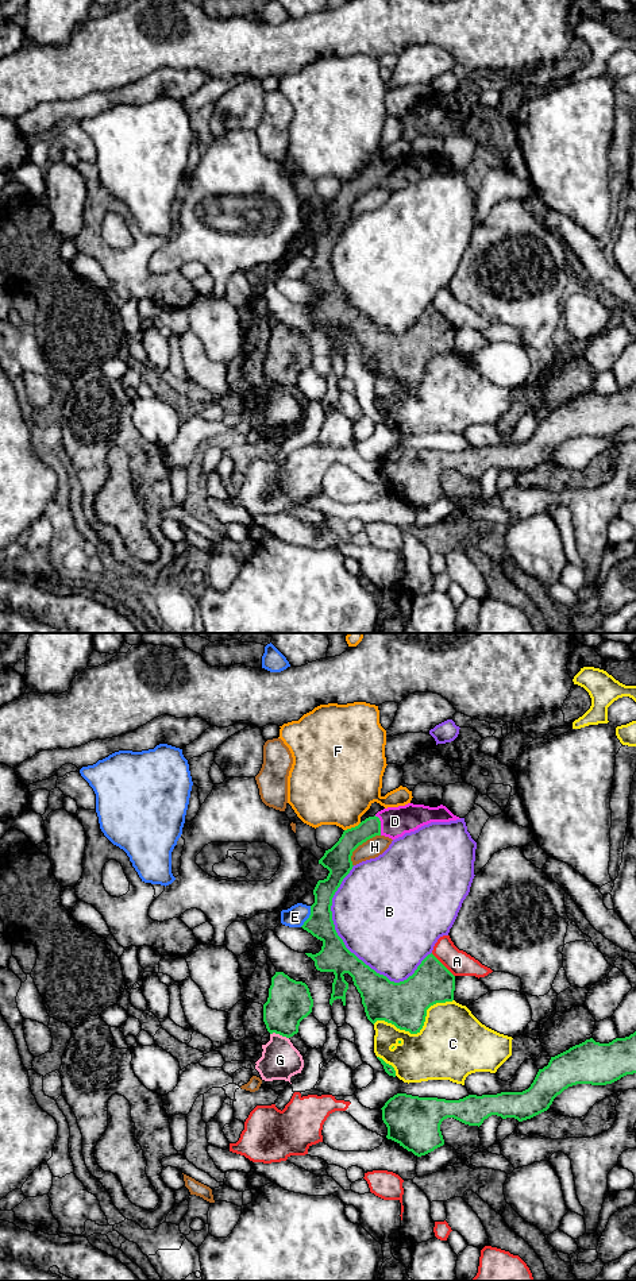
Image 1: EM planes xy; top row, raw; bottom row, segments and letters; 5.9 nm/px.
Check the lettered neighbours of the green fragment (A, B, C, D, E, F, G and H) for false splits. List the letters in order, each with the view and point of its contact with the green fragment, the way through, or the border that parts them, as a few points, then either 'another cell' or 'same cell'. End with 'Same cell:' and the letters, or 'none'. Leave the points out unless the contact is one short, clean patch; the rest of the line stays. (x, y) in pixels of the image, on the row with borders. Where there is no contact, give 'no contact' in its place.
A: meets green in xy at (443, 965); another cell
B: meets green in xy at (336, 934); another cell
C: meets green in xy at (419, 1030); another cell
D: meets green in xy at (380, 825); same cell
E: meets green in xy at (309, 917); another cell
F: meets green in xy at (353, 828); another cell
G: meets green in xy at (280, 1034); border along xy (270, 1033), (278, 1033), (288, 1038); another cell
H: meets green in xy at (359, 844); another cell
Same cell: D

